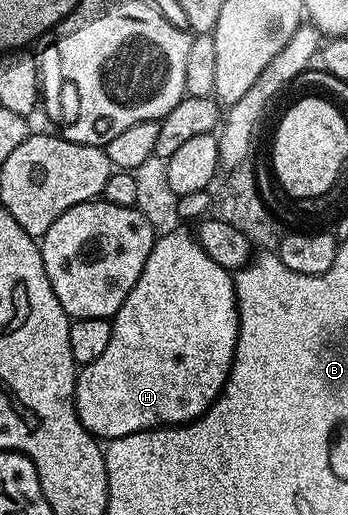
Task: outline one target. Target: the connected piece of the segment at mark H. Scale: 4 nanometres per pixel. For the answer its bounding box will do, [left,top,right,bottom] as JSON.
[76,231,240,439]

